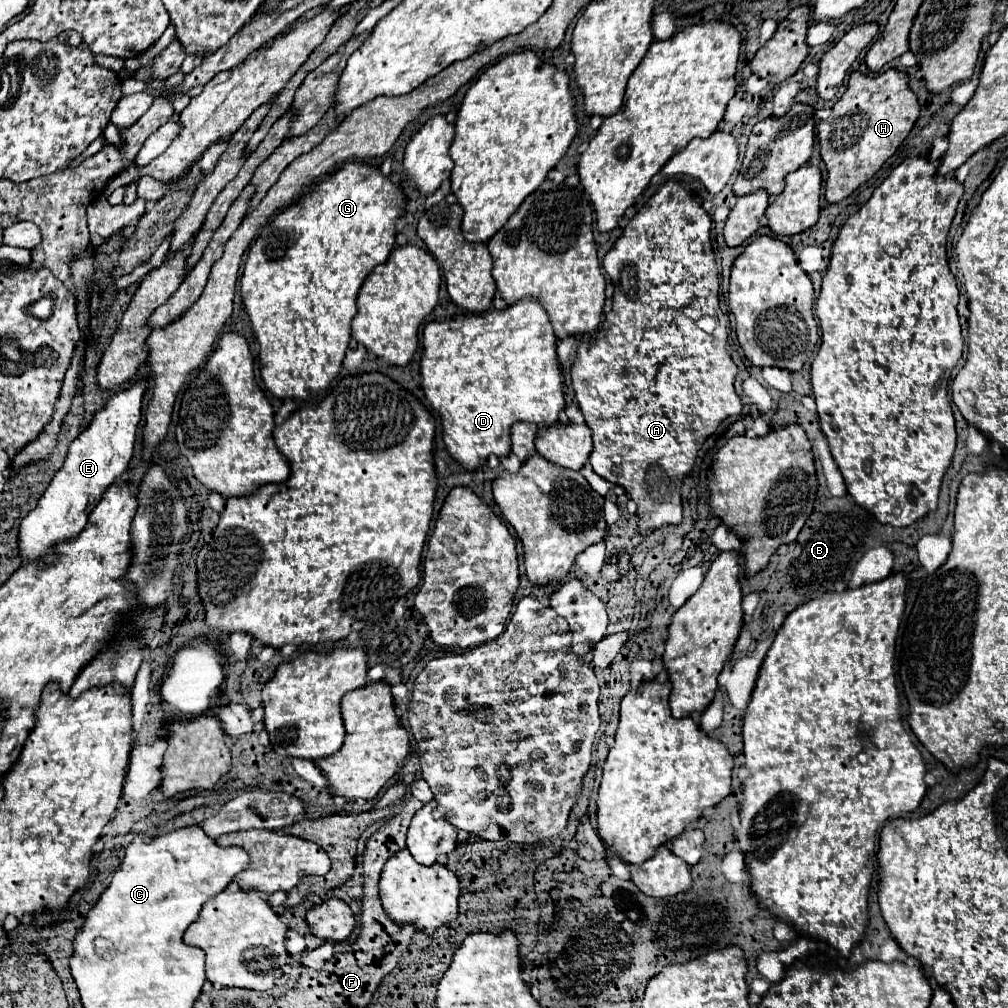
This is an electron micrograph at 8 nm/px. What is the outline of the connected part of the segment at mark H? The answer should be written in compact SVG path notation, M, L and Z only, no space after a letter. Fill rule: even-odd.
M886 69L876 77L850 73L844 95L832 107L832 115L818 123L820 157L826 165L826 201L838 203L866 183L896 153L900 143L912 131L920 107L908 87L908 75L898 69Z

